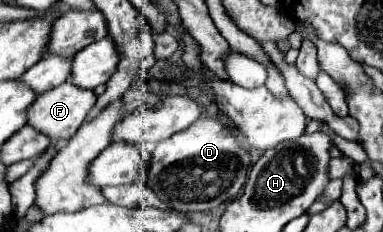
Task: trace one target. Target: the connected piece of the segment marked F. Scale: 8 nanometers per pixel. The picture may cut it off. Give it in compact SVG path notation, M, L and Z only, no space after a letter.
M65 82L61 86L55 86L53 90L37 96L37 102L33 102L33 106L29 108L29 122L27 124L37 128L39 132L45 132L53 140L59 140L59 138L69 140L75 134L75 130L85 122L85 118L89 116L95 102L97 102L97 96L93 94L93 90L85 90L75 84Z

